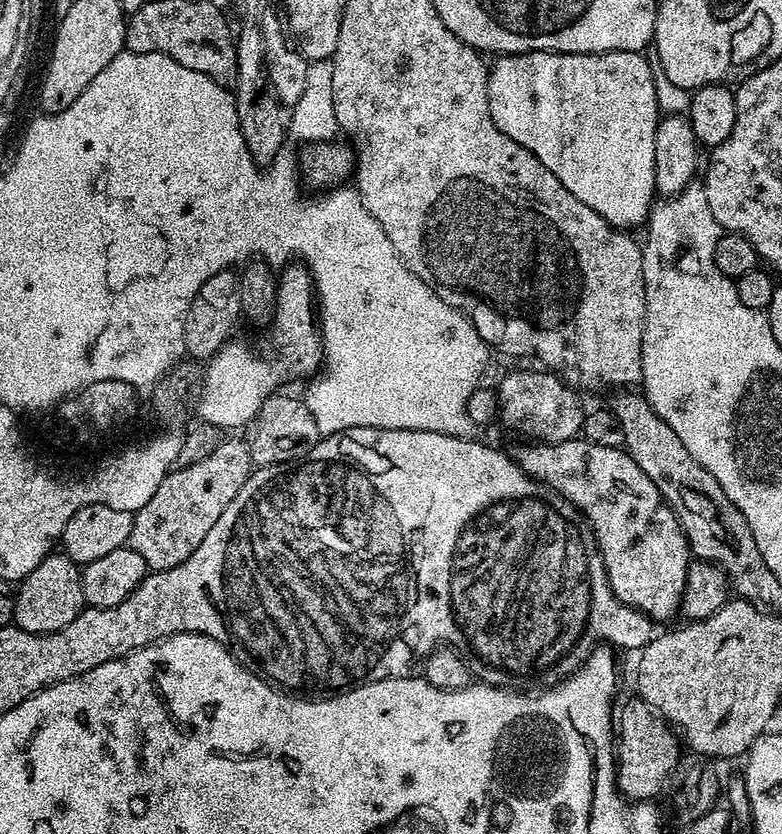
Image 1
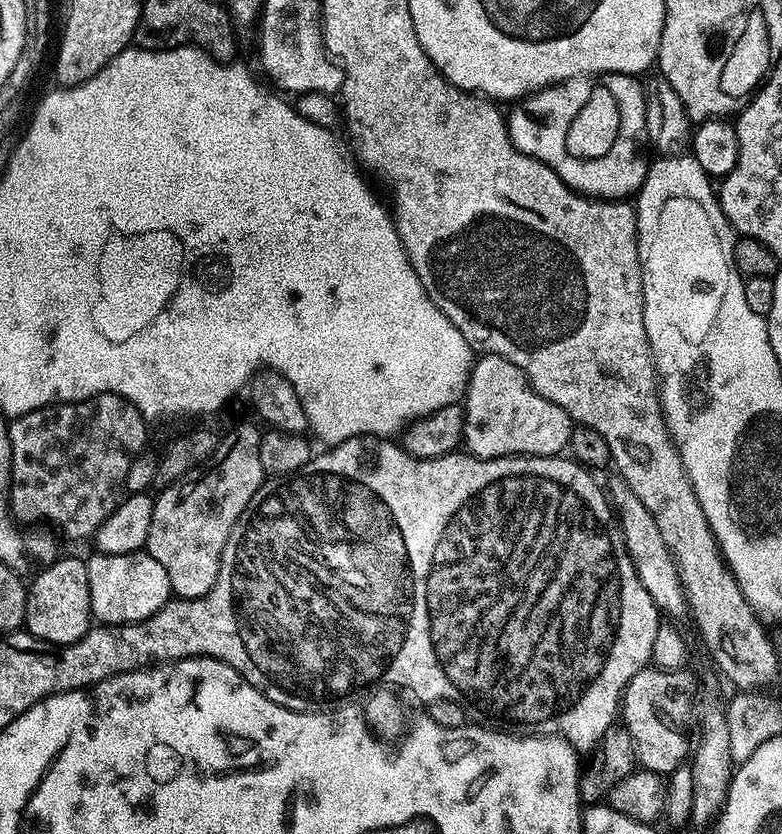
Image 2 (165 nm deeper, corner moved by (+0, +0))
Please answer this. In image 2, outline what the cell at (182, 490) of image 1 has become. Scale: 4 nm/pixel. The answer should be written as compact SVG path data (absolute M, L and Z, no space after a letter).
M240 424L219 437L214 454L168 488L159 489L152 502L147 552L166 570L173 593L181 600L204 596L216 584L222 550L230 530L250 506L250 498L265 483L260 457L261 429Z

